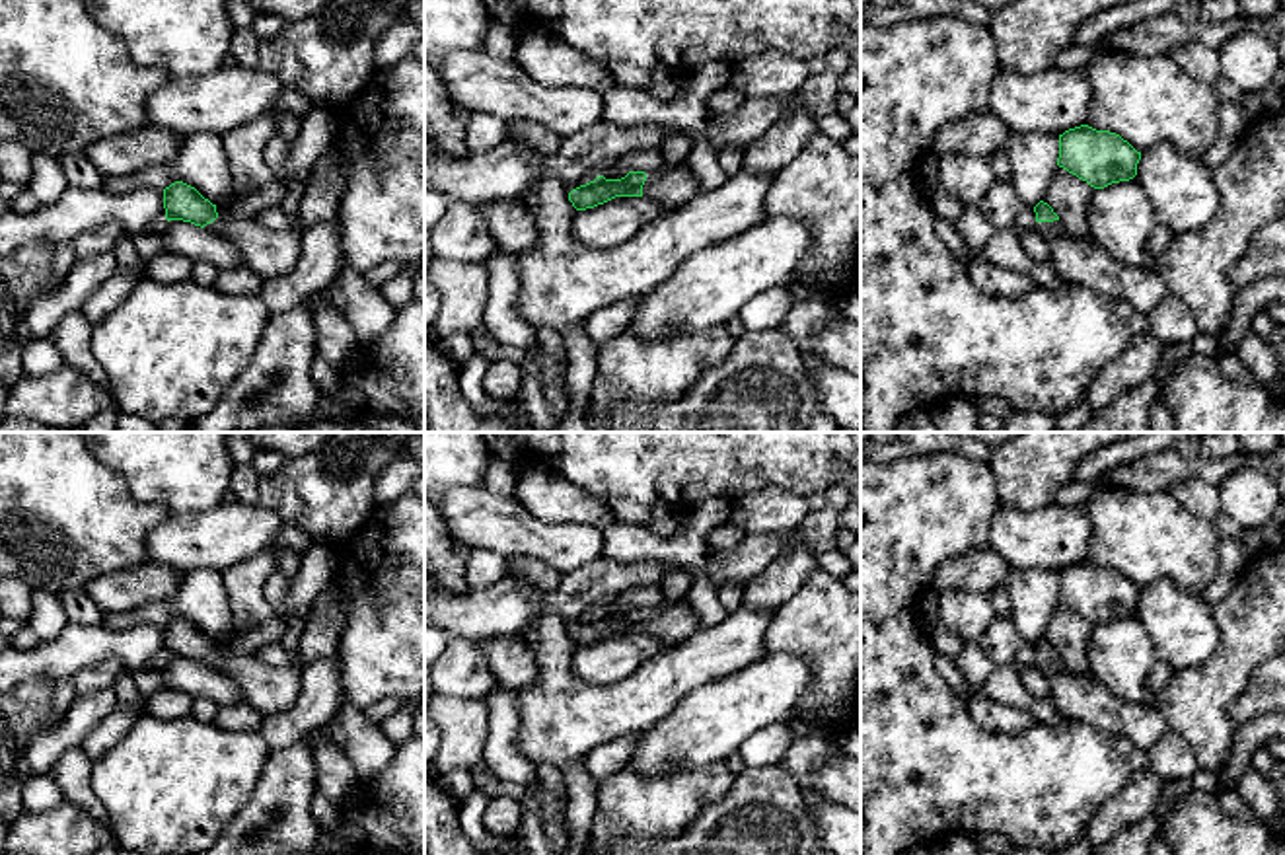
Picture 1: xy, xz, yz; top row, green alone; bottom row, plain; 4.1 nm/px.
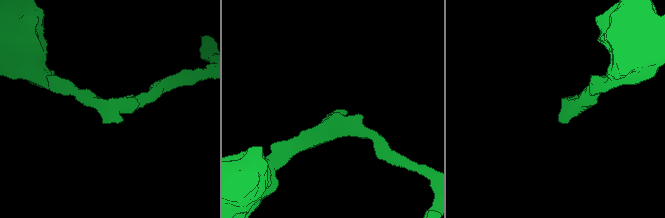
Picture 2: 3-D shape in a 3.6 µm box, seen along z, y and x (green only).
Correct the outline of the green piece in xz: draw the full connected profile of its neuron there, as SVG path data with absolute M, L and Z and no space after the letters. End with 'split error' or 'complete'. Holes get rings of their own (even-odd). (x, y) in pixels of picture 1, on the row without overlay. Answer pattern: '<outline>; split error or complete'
M672 602L664 608L629 608L621 615L606 615L600 612L572 625L569 637L576 647L586 647L615 633L648 633L664 639L668 649L691 639L699 629L697 610L691 604Z; split error

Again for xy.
M183 617L164 625L164 645L167 658L191 658L232 678L241 691L243 705L249 705L263 717L292 707L300 693L300 668L292 664L273 668L257 654L220 654L216 641Z; split error

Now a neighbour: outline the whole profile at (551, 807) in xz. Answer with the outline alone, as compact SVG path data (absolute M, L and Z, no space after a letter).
M537 781L526 785L526 789L537 799L539 814L543 822L567 820L567 804L559 797L545 791Z

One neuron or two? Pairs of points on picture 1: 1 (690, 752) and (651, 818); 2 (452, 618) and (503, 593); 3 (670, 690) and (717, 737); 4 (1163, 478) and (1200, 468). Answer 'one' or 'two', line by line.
1: two
2: one
3: two
4: one

